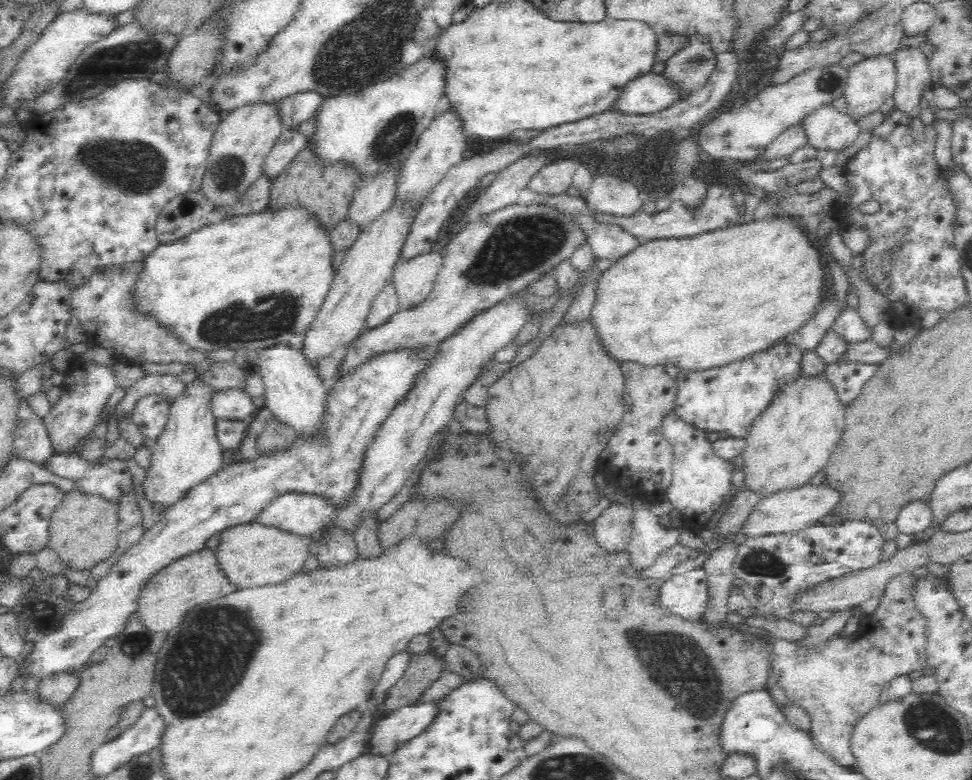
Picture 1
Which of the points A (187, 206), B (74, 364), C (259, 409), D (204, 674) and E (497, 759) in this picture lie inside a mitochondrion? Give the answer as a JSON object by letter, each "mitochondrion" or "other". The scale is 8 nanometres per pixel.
{"A":"mitochondrion","B":"other","C":"other","D":"mitochondrion","E":"other"}

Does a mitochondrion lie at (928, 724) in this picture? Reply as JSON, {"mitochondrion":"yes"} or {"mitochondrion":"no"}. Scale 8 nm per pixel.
{"mitochondrion":"yes"}

